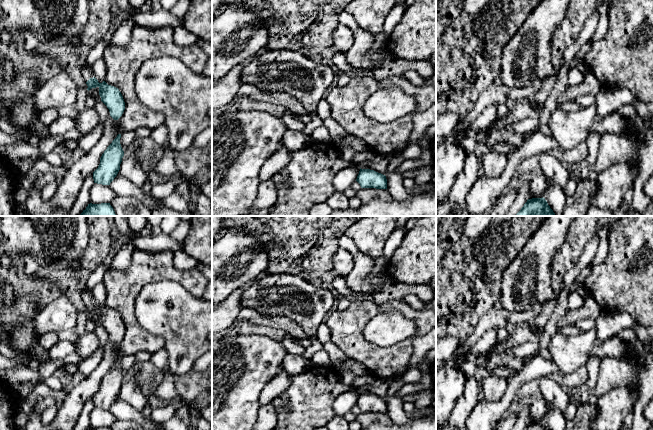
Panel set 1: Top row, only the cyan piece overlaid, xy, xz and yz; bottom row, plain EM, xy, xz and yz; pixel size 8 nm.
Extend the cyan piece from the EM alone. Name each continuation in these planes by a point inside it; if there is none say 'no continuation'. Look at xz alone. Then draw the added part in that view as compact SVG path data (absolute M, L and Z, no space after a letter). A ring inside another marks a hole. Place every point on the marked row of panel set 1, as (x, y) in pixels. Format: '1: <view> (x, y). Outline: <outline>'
no continuation

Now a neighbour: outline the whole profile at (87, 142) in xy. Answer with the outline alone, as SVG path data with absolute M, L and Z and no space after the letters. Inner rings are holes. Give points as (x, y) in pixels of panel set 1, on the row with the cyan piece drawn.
M100 122L88 134L84 135L78 140L78 147L88 152L91 150L101 139L104 132L104 122Z

